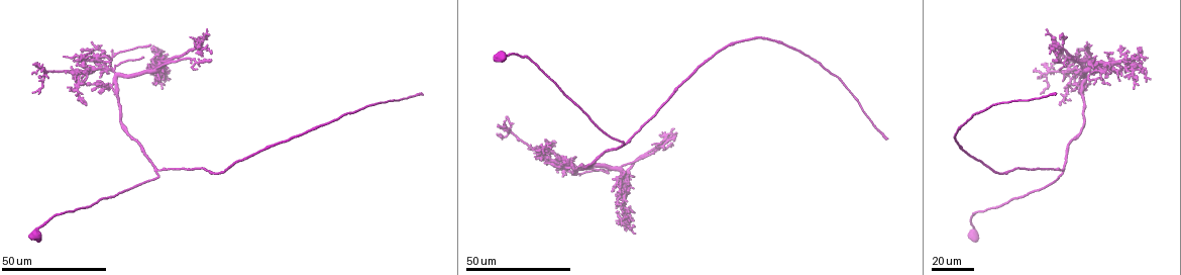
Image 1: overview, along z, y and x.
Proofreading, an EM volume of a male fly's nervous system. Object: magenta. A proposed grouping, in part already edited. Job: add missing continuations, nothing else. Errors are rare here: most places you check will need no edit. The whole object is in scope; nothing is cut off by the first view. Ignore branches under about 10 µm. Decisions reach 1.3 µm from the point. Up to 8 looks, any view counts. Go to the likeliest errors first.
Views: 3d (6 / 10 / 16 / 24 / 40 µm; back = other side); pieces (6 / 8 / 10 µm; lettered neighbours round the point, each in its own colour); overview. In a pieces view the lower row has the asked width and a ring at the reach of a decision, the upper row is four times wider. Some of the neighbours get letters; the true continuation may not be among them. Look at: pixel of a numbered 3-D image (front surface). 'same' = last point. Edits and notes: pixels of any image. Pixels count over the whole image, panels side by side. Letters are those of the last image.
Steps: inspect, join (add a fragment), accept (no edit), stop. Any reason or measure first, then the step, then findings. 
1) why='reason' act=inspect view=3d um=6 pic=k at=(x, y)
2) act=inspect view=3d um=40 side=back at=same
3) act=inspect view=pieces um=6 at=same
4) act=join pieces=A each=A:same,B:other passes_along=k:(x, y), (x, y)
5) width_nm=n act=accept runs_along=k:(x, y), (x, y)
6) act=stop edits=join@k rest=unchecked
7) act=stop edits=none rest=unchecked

why='free end' act=inspect view=3d um=24 pic=1 at=(145, 68)

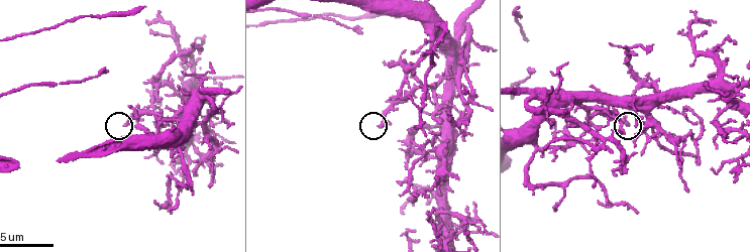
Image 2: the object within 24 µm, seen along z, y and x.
act=inspect view=pieces um=8 pic=2 at=(380, 126)

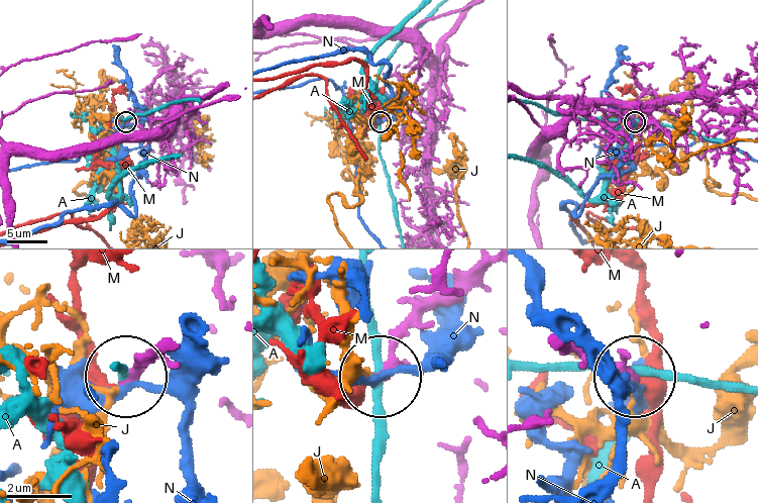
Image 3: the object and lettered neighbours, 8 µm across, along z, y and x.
act=accept each=A:other,J:other,M:other,N:other runs_along=3:(168, 351), (127, 374) found='no lettered fragment goes on from it'

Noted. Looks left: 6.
why='an open end' act=inspect view=3d um=40 pic=1 at=(1047, 31)

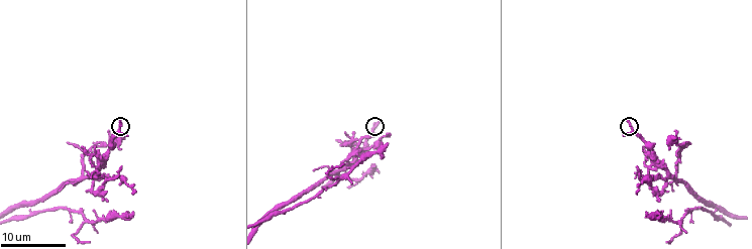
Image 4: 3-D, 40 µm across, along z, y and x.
why='what lies round it' act=inspect view=pieces um=6 pic=4 at=(625, 120)

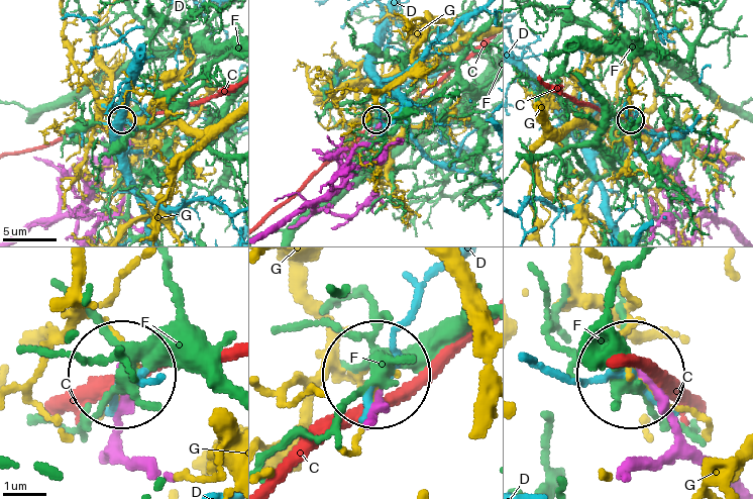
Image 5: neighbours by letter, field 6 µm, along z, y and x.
act=accept each=C:other,D:other,F:other,G:other found='no lettered fragment goes on from it'

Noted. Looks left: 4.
why='branch stops here' act=inspect view=3d um=24 pic=1 at=(542, 154)

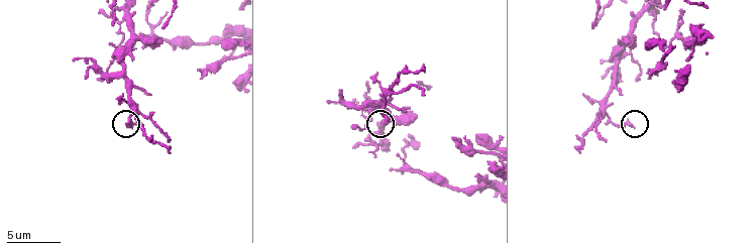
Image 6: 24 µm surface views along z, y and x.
why='see the neighbours' act=inspect view=pieces um=6 pic=6 at=(132, 127)

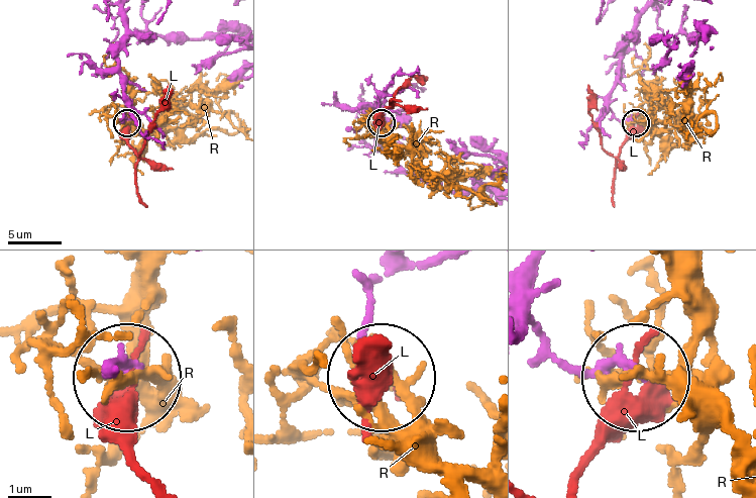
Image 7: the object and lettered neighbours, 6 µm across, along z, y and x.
act=accept each=L:other,R:other found='none of them fits'

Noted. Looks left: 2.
why='free end' act=inspect view=3d um=24 pic=1 at=(71, 65)

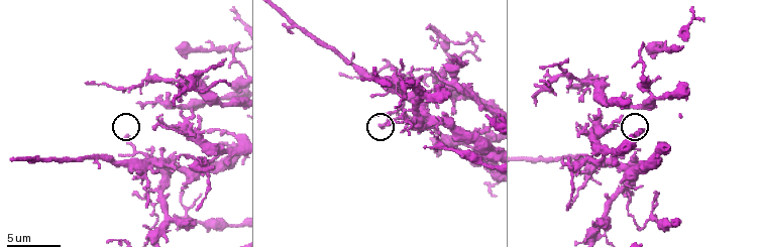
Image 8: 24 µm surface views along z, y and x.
act=inspect view=pieces um=6 pic=8 at=(382, 126)

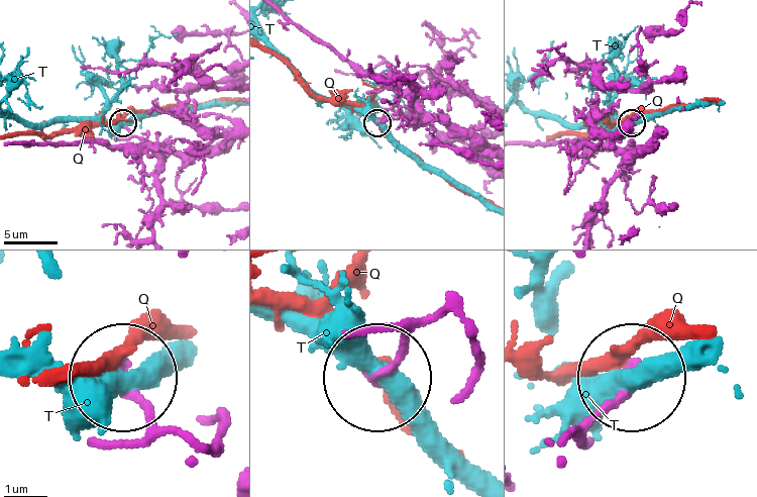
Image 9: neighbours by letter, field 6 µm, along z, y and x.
act=accept each=Q:other,T:other runs_along=9:(421, 327), (377, 379) found='no lettered fragment goes on from it'

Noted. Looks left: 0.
act=stop edits=none rest=unchecked

